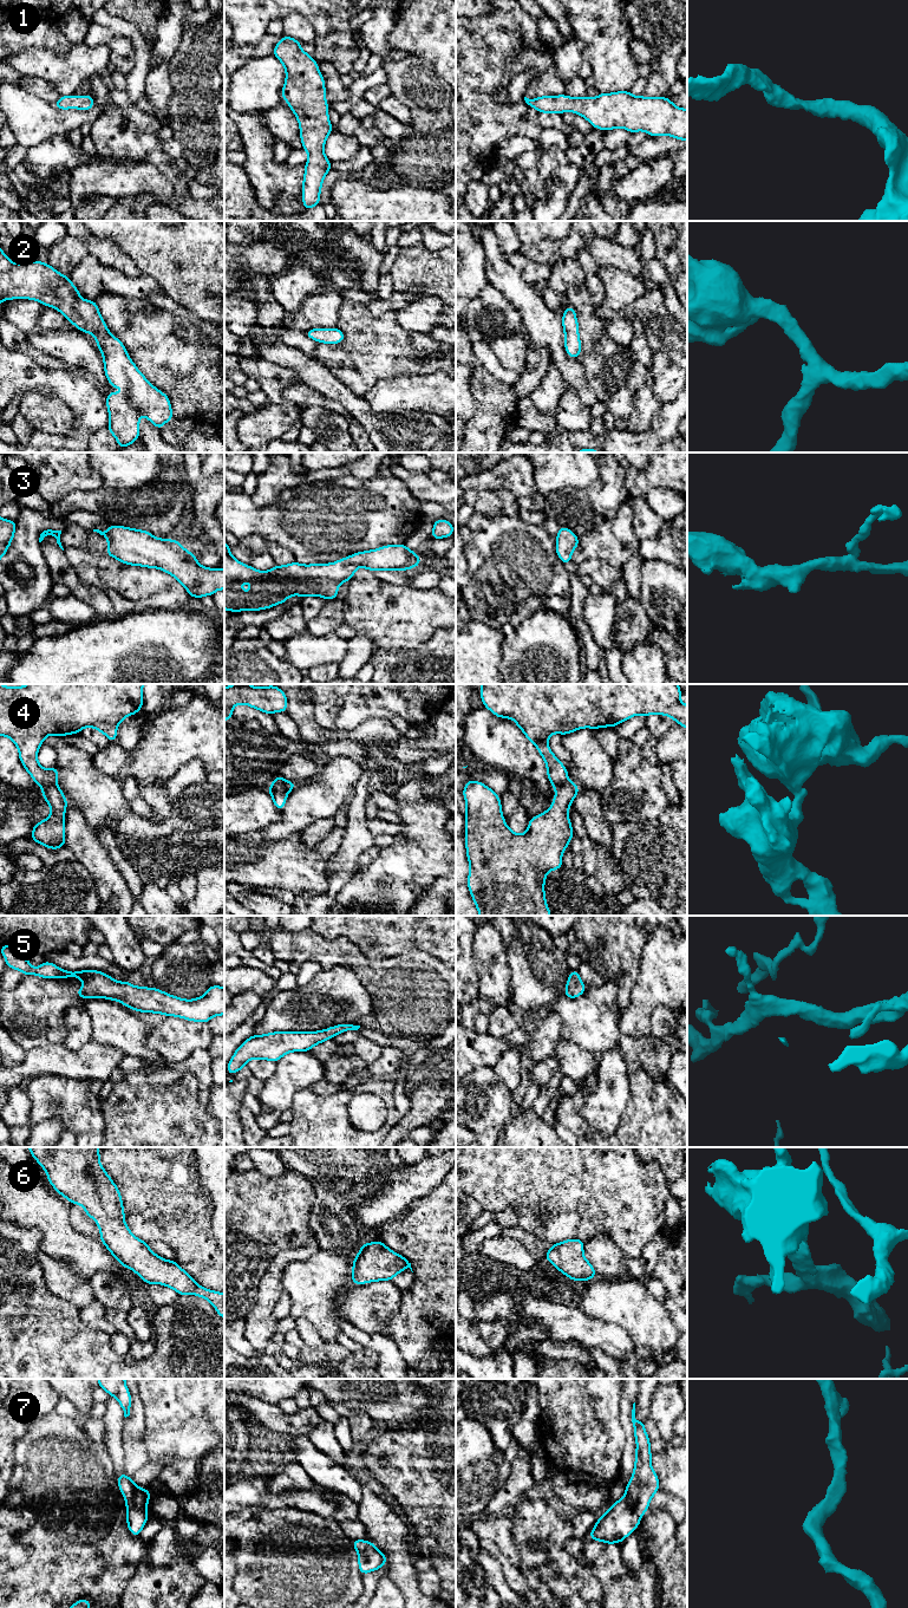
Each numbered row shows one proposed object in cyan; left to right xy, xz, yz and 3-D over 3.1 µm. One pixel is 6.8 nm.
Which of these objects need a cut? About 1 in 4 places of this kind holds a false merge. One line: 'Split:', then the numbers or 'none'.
Split: 4

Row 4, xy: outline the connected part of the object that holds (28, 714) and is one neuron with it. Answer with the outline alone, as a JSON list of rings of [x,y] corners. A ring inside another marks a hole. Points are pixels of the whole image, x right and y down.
[[[28,684],[0,685],[0,736],[9,737],[19,749],[19,759],[34,782],[57,785],[58,768],[44,769],[37,759],[39,747],[48,735],[79,734],[86,727],[103,733],[110,742],[117,738],[117,727],[143,705],[144,684]]]

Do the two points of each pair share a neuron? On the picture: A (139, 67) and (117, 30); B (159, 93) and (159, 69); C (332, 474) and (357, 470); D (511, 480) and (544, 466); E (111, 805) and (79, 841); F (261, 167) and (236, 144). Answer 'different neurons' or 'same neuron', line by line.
A: same neuron
B: same neuron
C: same neuron
D: different neurons
E: different neurons
F: different neurons

